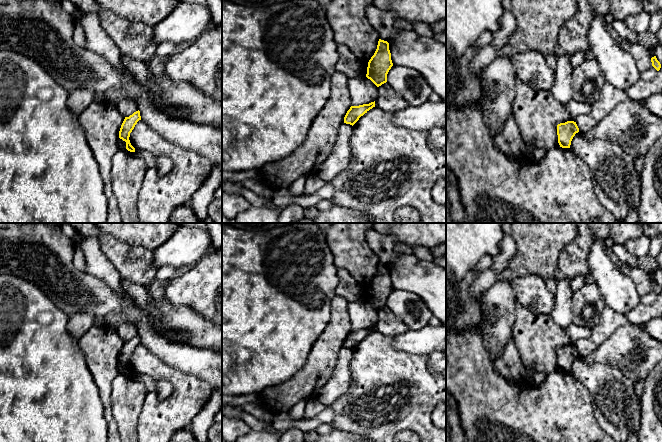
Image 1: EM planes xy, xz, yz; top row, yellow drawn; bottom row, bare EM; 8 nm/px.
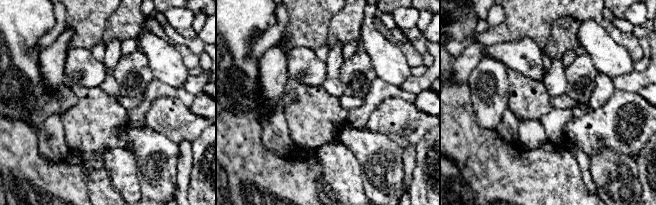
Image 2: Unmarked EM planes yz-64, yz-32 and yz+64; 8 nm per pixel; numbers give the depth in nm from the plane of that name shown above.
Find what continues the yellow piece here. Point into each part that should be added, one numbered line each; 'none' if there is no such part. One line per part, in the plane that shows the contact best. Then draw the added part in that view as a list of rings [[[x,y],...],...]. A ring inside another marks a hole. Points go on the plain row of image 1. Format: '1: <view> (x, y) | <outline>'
none

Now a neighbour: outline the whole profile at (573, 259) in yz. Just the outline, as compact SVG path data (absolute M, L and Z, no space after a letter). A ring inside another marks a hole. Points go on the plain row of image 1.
M576 223L578 235L576 238L565 245L559 254L559 261L554 278L557 282L589 273L588 256L594 243L592 231L588 223Z

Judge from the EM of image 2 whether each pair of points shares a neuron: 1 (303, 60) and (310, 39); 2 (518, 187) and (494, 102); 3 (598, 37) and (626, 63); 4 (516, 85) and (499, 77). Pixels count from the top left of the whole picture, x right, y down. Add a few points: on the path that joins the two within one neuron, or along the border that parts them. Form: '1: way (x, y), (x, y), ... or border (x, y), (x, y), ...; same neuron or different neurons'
1: border (289, 47), (308, 46), (314, 50); different neurons
2: border (475, 115), (481, 126), (494, 130); different neurons
3: way (605, 44), (619, 58); same neuron
4: border (509, 69), (508, 105); different neurons

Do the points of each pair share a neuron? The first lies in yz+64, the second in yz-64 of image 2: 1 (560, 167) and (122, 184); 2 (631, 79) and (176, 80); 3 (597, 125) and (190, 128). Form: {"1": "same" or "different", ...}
{"1": "same", "2": "different", "3": "same"}

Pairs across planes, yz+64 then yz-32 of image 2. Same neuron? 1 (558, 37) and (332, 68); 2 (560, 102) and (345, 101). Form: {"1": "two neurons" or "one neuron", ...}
{"1": "two neurons", "2": "one neuron"}

